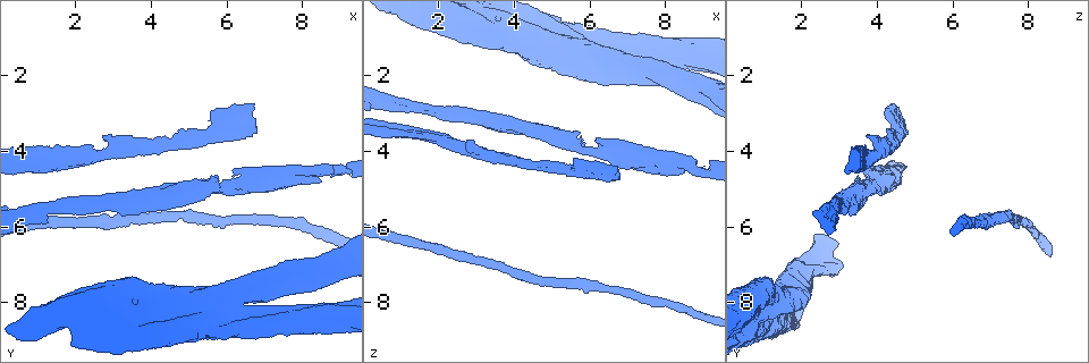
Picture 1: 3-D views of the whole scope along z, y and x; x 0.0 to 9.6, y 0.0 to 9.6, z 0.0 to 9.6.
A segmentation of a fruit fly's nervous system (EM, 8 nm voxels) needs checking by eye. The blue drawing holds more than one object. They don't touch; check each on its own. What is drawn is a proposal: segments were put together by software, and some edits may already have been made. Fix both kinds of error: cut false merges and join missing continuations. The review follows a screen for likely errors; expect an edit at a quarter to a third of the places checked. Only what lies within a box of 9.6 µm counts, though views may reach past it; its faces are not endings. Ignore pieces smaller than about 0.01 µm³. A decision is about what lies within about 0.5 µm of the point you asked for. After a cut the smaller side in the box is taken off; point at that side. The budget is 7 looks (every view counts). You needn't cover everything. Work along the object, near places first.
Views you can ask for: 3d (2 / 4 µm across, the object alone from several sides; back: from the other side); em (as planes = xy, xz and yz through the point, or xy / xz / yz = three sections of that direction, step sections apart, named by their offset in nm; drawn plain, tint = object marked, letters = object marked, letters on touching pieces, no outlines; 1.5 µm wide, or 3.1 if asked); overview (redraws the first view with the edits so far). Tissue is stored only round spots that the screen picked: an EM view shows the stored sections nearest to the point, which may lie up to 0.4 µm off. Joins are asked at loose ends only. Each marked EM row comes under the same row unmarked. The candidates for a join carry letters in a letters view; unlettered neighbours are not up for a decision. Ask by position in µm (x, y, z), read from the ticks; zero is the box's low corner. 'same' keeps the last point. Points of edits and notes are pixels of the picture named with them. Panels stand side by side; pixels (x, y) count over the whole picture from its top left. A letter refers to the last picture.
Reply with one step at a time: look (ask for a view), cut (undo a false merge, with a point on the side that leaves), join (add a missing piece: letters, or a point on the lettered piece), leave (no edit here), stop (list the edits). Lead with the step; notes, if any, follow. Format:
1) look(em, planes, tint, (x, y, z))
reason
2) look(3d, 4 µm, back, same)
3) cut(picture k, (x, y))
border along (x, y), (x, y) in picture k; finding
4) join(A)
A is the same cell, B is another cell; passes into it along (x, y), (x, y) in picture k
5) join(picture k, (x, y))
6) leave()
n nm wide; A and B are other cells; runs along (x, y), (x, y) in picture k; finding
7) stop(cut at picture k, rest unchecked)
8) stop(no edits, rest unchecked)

look(em, planes, tint, (4.20, 5.15, 3.40))

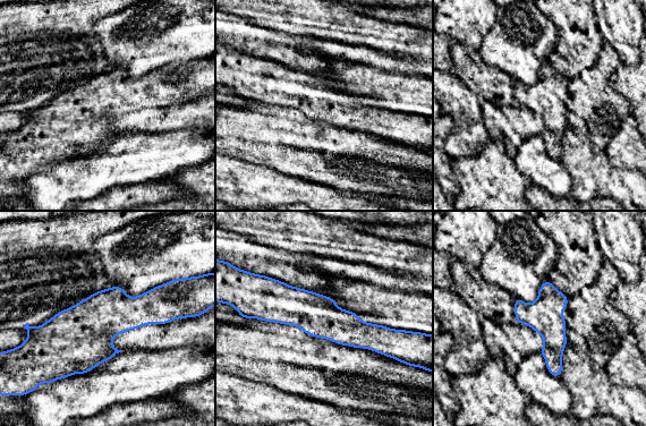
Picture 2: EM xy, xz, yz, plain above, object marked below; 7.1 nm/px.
look(em, planes, letters, same)
what lies round it

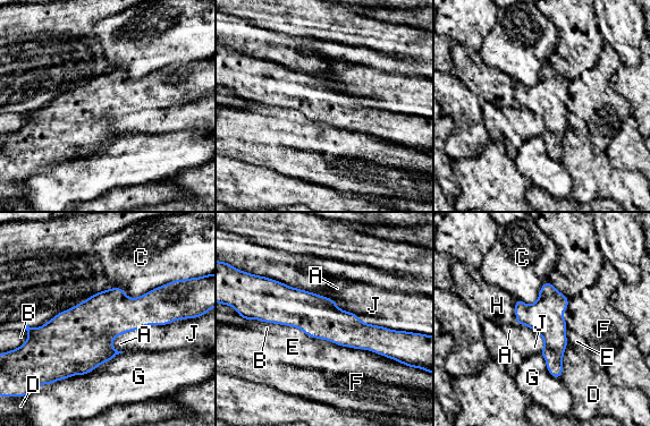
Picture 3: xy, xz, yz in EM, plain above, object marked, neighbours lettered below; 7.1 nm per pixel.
leave()
A, B, C, D, E, F, G, H and J are other cells; border along (167, 324), (149, 324), (136, 331) in picture 3; one neuron here

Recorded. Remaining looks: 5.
look(3d, 4 µm, (6.65, 4.50, 3.65))
free end

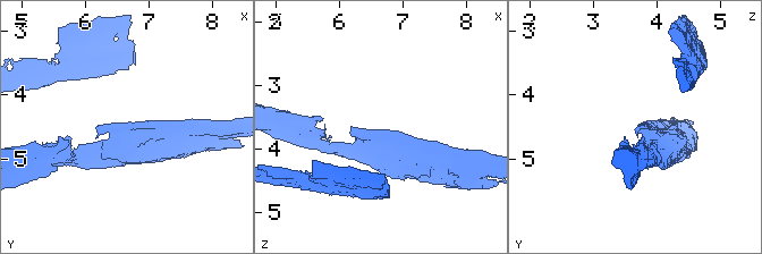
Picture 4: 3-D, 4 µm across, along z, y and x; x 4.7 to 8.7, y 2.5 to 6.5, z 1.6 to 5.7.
look(em, planes, letters, (6.70, 4.50, 3.65))

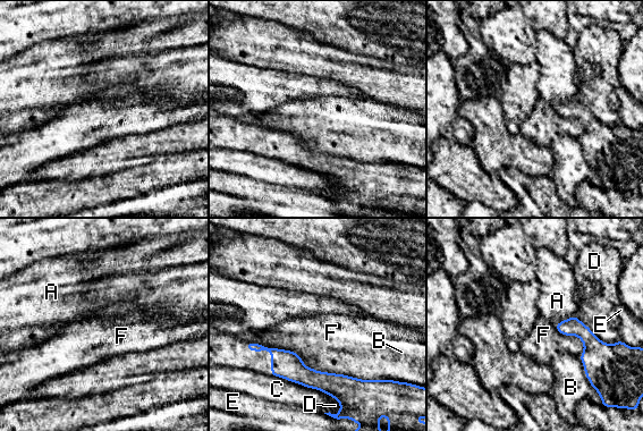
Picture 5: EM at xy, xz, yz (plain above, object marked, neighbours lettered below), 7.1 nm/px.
leave()
A, B, C, D, E and F are other cells; border along (335, 372), (367, 380), (386, 380) in picture 5; none of them fits

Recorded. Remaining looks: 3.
look(em, planes, letters, (6.70, 2.75, 4.40))
branch stops here

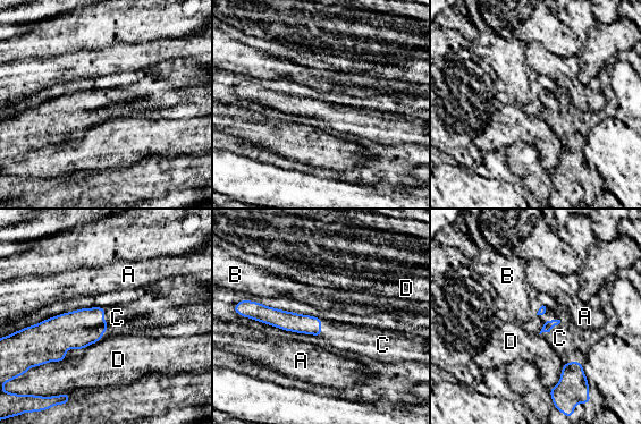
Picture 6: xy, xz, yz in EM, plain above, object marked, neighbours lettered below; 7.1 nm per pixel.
join(C)
C touches over 240 nm; C is the same cell, A, B and D are other cells; it goes on there

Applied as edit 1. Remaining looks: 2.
stop(join at picture 6, rest unchecked)

